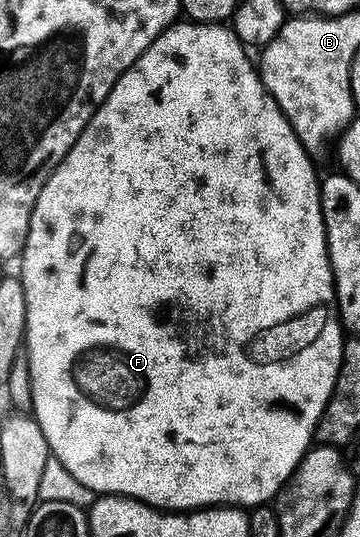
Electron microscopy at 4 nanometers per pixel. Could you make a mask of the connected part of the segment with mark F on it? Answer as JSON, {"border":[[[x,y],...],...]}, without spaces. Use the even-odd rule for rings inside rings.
{"border":[[[175,22],[165,28],[145,50],[120,74],[116,86],[104,98],[104,102],[92,114],[88,126],[80,134],[77,142],[70,147],[68,154],[54,168],[54,173],[44,182],[44,190],[40,190],[40,198],[36,198],[34,209],[30,215],[30,229],[26,235],[26,245],[20,253],[22,273],[20,279],[24,298],[26,299],[26,331],[24,347],[30,363],[30,381],[32,388],[42,388],[42,384],[122,384],[122,404],[118,404],[118,396],[110,392],[110,400],[102,400],[102,404],[110,404],[110,408],[90,408],[94,412],[94,432],[58,432],[58,440],[46,440],[50,447],[50,455],[69,470],[74,477],[85,484],[90,484],[92,475],[102,472],[102,448],[110,451],[110,464],[118,475],[118,484],[108,488],[109,495],[130,496],[145,504],[151,504],[159,510],[201,510],[207,506],[237,506],[243,510],[265,505],[273,501],[285,486],[292,473],[298,468],[302,457],[310,451],[314,440],[314,429],[330,400],[334,383],[338,377],[338,368],[342,364],[342,341],[344,325],[338,315],[338,302],[334,295],[334,270],[330,267],[330,252],[326,248],[326,227],[322,217],[322,190],[320,176],[314,173],[315,161],[306,147],[300,142],[288,118],[280,110],[280,106],[270,97],[266,87],[262,85],[259,69],[246,57],[247,49],[229,27],[221,23],[200,24],[197,22]]]}

